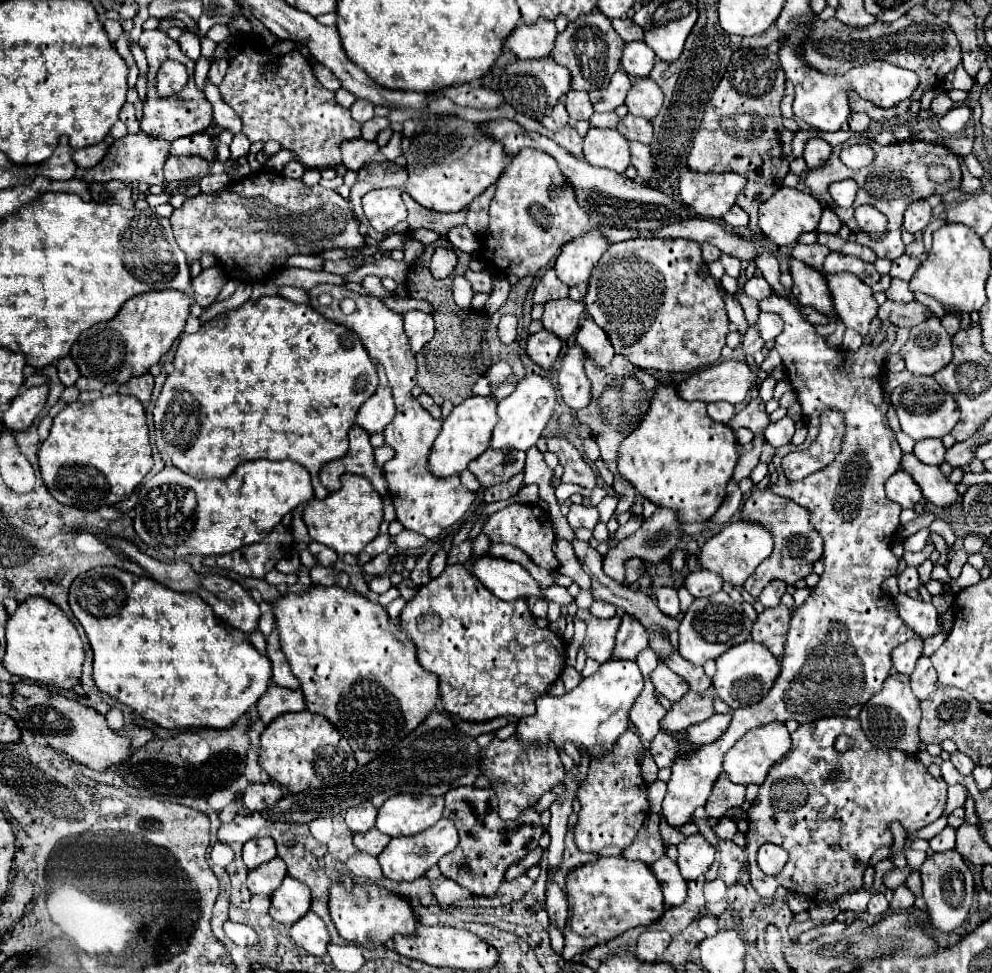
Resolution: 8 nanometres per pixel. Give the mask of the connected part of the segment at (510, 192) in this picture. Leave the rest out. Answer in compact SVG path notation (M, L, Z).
M525 149L511 159L509 167L497 181L497 193L489 209L489 229L481 237L483 257L493 263L503 275L535 277L545 269L571 239L599 229L609 243L637 238L637 230L609 229L591 225L585 209L575 201L573 189L559 175L557 163L543 151Z

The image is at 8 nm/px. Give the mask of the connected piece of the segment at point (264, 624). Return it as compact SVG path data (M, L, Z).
M263 601L263 603L261 603L261 619L259 619L259 629L261 629L261 633L267 637L267 635L271 635L273 627L275 627L275 617L273 617L273 613L271 613L271 605Z

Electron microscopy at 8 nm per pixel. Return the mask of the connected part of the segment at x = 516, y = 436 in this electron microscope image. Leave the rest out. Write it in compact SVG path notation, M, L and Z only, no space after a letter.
M527 375L523 381L517 383L515 391L497 405L499 421L497 421L495 429L493 429L491 447L493 449L527 451L541 437L549 417L553 415L555 405L557 405L555 399L557 399L557 391L551 385L551 381L547 381L545 377L539 377L539 375Z

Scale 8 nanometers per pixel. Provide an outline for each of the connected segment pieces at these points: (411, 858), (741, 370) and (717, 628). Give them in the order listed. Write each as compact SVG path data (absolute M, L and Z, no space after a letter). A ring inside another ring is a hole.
M439 819L431 831L425 831L421 835L413 835L409 839L391 839L389 845L383 849L383 853L377 857L381 871L387 879L391 881L415 881L419 877L425 875L427 869L431 869L433 865L437 865L437 861L447 855L449 851L453 851L459 843L459 835L453 823L449 823L449 819Z
M725 359L699 373L693 373L687 381L681 381L677 389L687 401L729 401L741 403L745 395L759 385L759 375L747 361Z
M719 591L707 599L695 599L679 625L679 653L693 665L703 665L707 659L717 659L733 643L749 639L751 621L725 591Z

